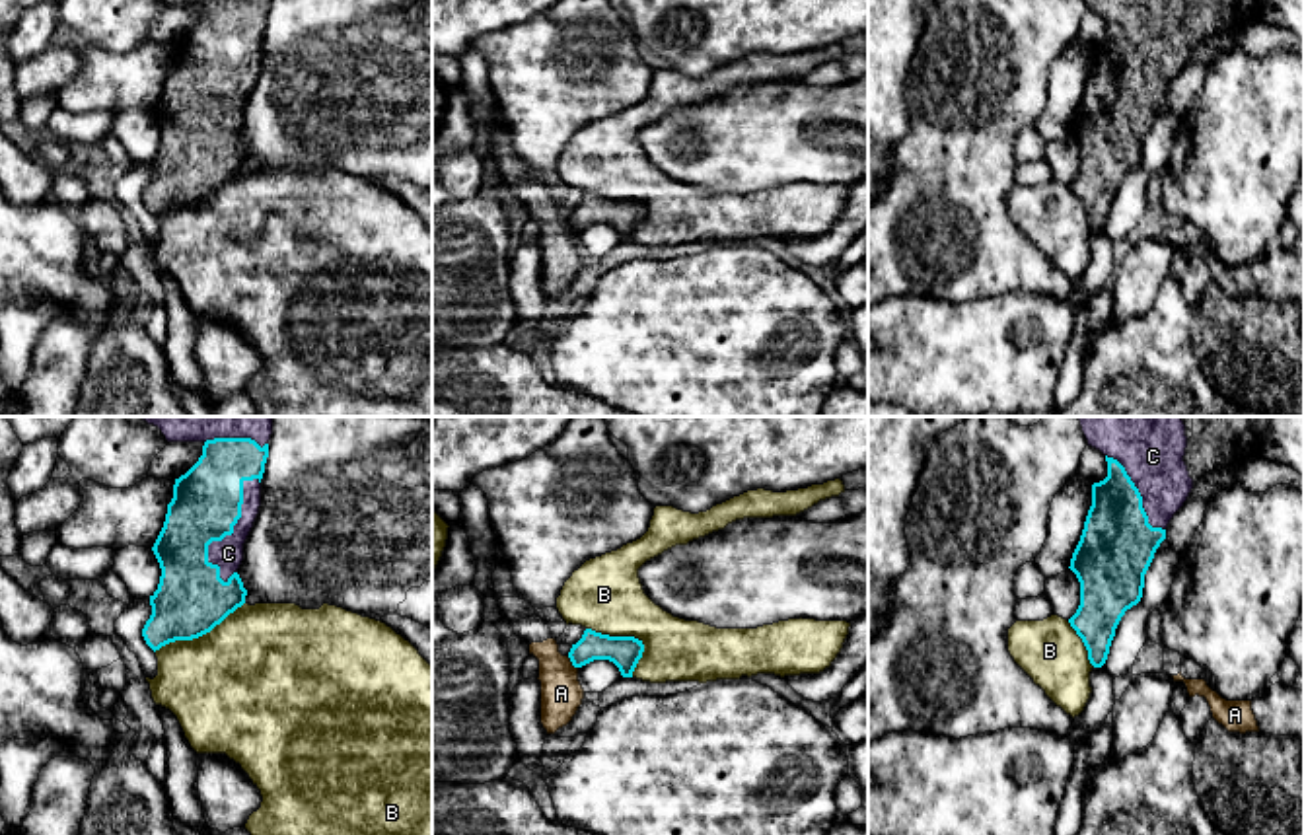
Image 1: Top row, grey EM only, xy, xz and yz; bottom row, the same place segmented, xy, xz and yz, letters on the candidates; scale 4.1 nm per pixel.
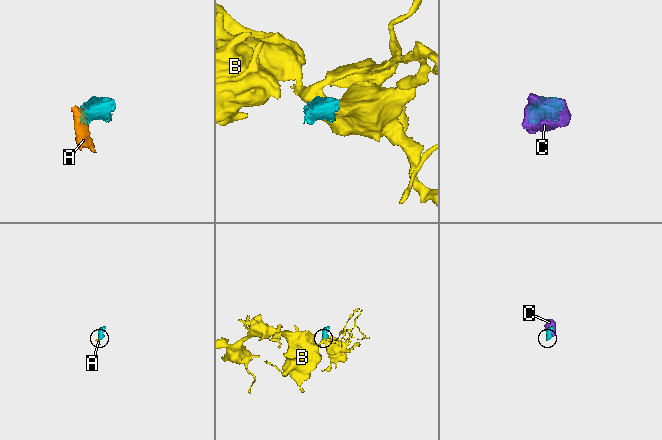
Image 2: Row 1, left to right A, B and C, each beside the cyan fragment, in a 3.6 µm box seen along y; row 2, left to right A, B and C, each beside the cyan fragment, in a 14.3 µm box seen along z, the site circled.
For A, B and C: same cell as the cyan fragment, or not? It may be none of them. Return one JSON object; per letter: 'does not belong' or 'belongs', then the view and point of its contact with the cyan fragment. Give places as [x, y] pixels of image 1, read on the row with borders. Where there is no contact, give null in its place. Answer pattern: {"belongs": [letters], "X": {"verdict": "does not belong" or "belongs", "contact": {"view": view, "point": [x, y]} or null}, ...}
{"belongs": ["C"], "A": {"verdict": "does not belong", "contact": {"view": "xz", "point": [571, 660]}}, "B": {"verdict": "does not belong", "contact": {"view": "xz", "point": [631, 637]}}, "C": {"verdict": "belongs", "contact": {"view": "xy", "point": [232, 532]}}}

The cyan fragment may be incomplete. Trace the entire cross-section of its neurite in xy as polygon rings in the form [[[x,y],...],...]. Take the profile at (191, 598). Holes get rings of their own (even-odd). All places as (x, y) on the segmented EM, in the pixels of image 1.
[[[136,417],[162,430],[167,442],[202,442],[199,461],[173,485],[163,527],[152,547],[160,568],[158,590],[150,596],[152,615],[142,629],[146,644],[156,652],[175,640],[193,640],[210,633],[245,603],[247,590],[237,574],[243,543],[261,506],[261,479],[269,457],[272,417]]]

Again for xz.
[[[586,629],[582,638],[572,644],[568,658],[574,668],[582,668],[594,660],[609,660],[619,668],[623,677],[633,677],[642,652],[644,644],[634,636],[609,636]]]

